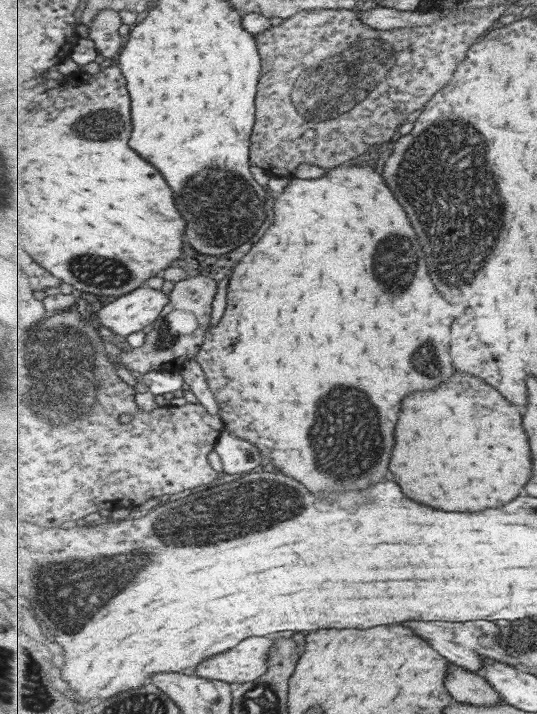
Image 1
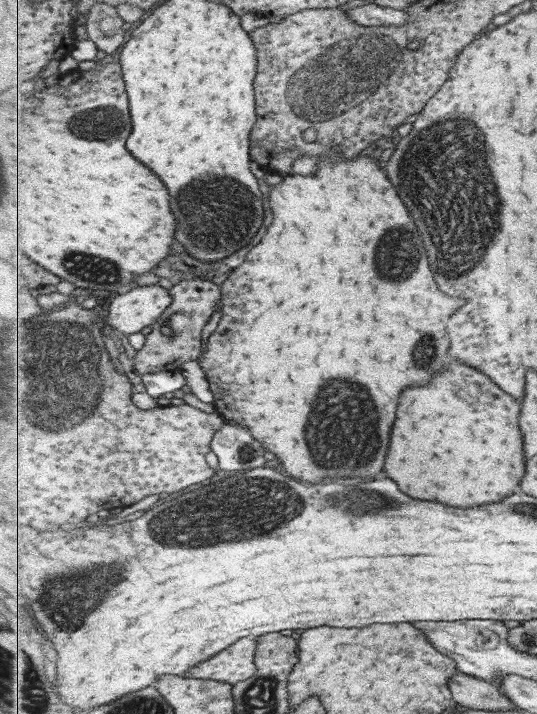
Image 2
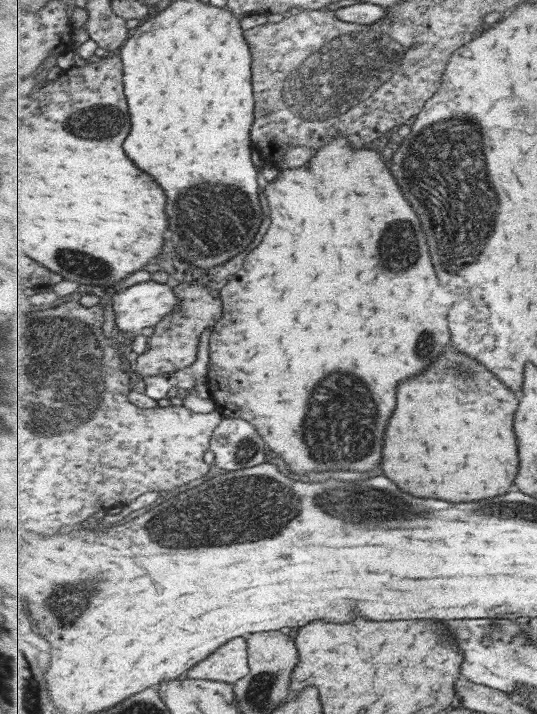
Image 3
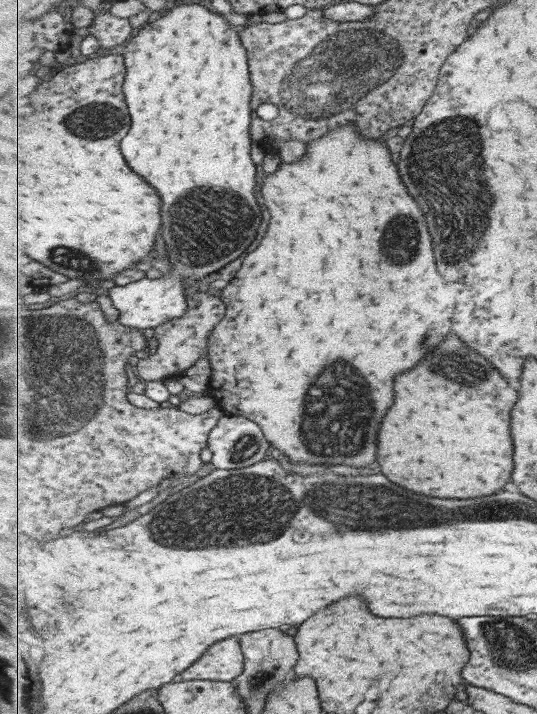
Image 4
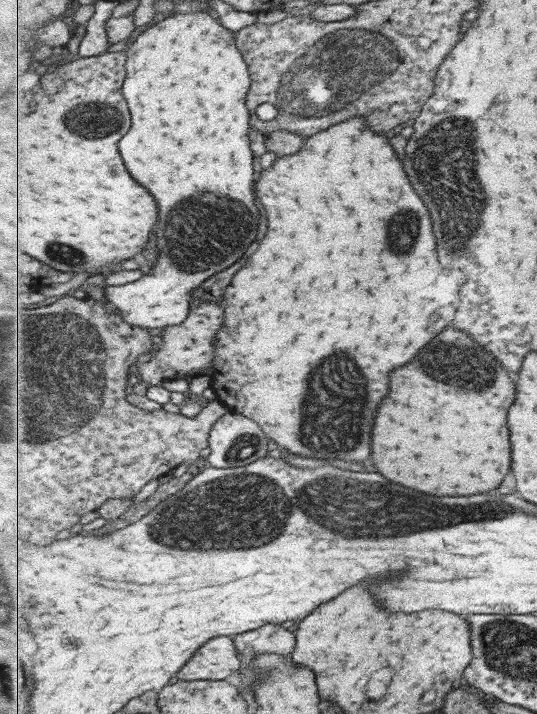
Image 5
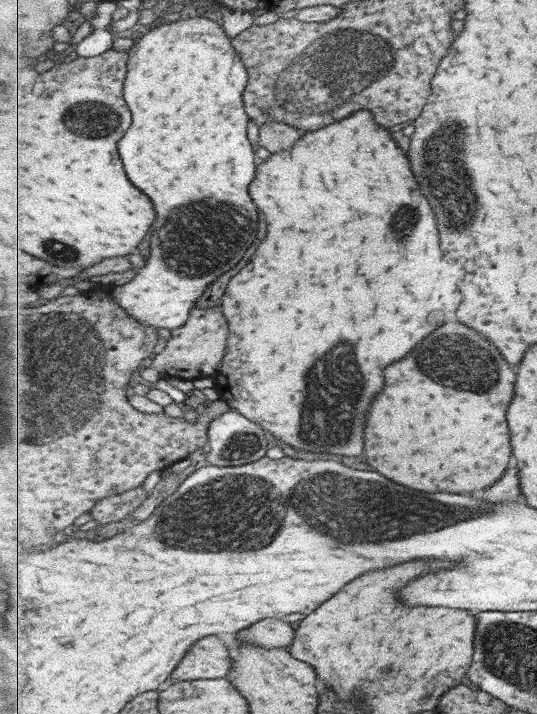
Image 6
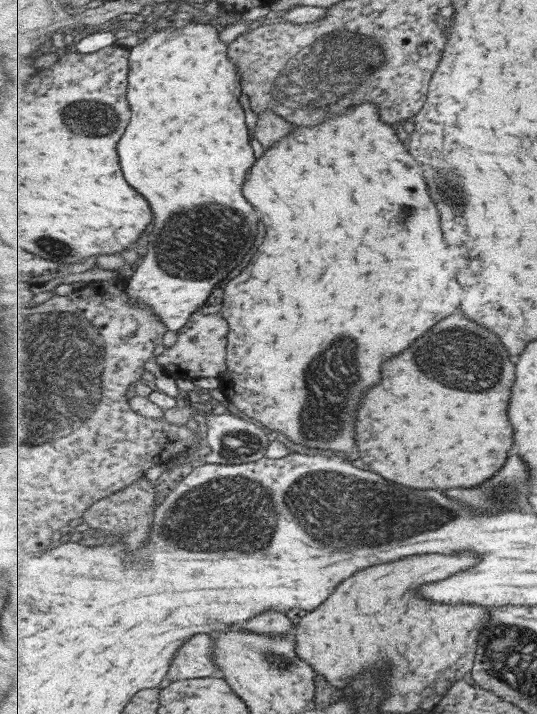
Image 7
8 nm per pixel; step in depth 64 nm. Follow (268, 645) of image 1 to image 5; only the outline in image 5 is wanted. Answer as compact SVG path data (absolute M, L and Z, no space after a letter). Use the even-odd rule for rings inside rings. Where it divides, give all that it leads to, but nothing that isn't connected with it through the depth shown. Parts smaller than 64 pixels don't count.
M218 637L204 645L178 673L175 680L227 680L230 674L241 670L243 665L234 638Z

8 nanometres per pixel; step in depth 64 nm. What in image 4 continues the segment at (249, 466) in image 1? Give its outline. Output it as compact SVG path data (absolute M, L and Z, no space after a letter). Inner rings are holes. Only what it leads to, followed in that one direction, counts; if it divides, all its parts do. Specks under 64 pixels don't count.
M225 414L219 420L219 424L211 431L208 448L212 451L211 462L215 468L237 470L253 466L253 464L265 460L269 448L271 448L269 444L270 442L257 422L253 422L253 420L249 420L247 417L235 417Z

